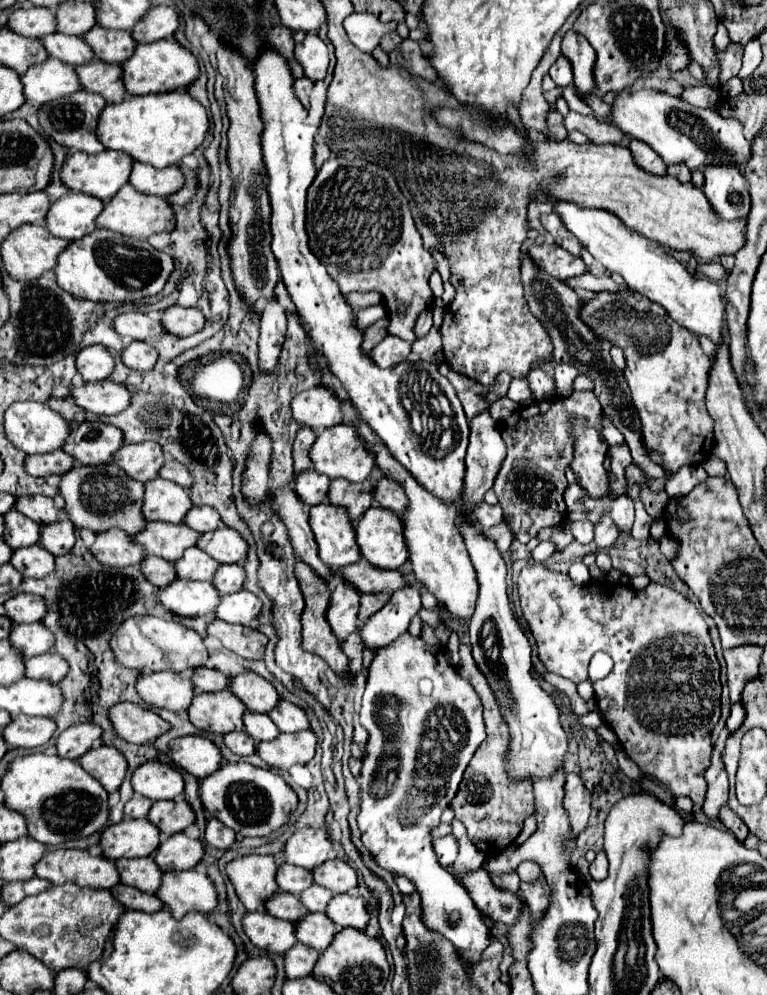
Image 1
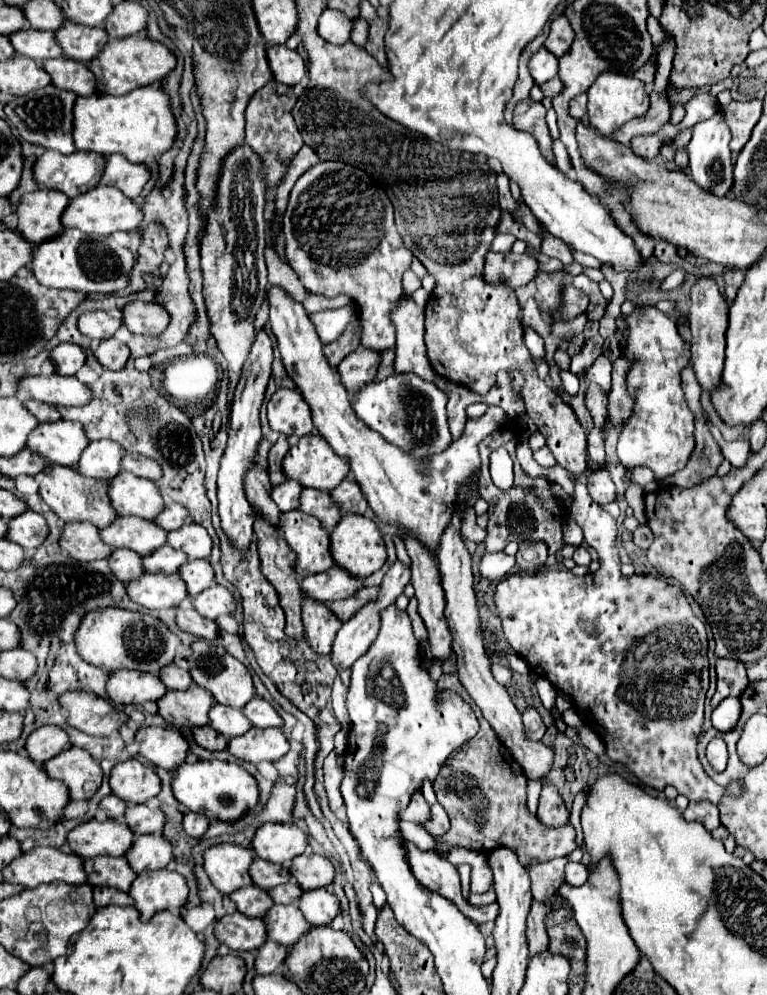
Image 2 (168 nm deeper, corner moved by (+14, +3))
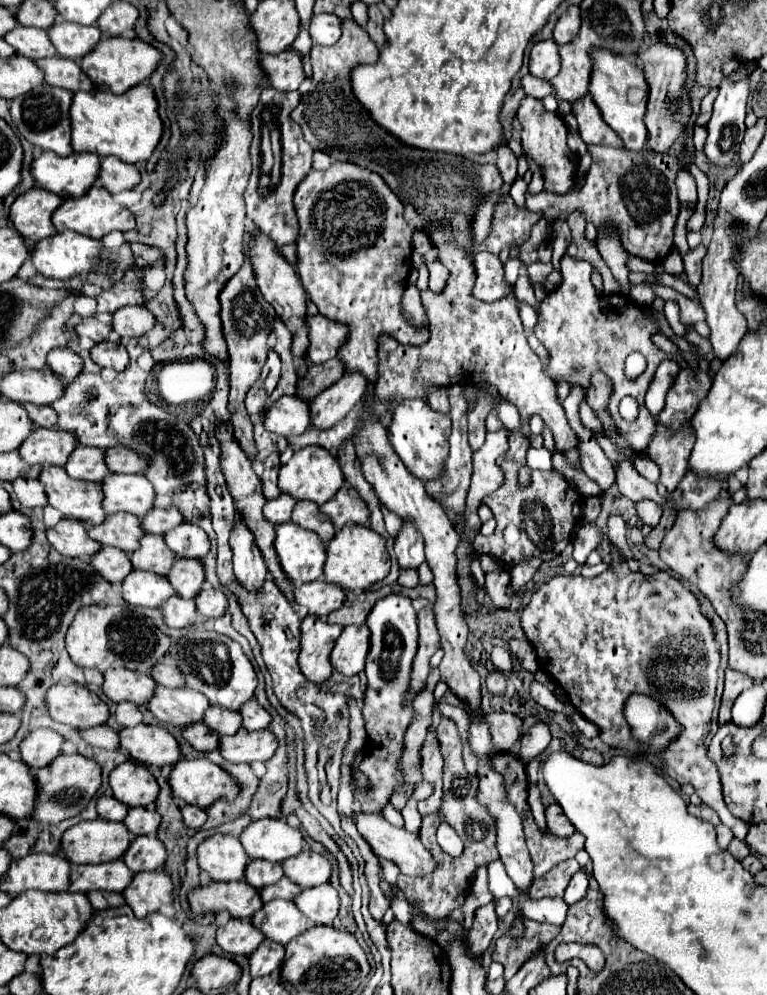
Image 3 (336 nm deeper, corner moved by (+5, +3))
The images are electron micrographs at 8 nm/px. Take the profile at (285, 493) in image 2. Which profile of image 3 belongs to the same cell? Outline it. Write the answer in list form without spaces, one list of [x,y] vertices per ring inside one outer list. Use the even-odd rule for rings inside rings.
[[[281,495],[279,499],[265,503],[263,517],[273,525],[281,525],[281,523],[287,523],[291,519],[293,507],[295,507],[295,499],[287,499],[287,495]]]

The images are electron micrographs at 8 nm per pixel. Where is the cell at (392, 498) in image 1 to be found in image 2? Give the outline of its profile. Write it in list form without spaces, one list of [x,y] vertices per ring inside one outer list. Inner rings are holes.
[[[344,479],[338,487],[330,491],[332,499],[342,507],[342,513],[358,513],[364,515],[368,511],[366,495],[362,493],[360,485],[354,479]]]

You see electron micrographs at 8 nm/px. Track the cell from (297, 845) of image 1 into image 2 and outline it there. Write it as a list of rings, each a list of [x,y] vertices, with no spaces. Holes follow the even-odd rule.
[[[264,823],[252,841],[256,857],[288,865],[308,847],[308,835],[294,823]]]

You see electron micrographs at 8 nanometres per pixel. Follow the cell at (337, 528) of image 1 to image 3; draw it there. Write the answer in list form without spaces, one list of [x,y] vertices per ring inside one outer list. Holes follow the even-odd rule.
[[[283,523],[277,527],[275,551],[279,565],[291,583],[309,583],[323,575],[325,545],[309,531],[295,527],[295,523]]]

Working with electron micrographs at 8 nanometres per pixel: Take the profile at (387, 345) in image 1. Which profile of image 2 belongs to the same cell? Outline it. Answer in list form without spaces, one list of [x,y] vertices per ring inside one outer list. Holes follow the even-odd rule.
[[[364,345],[354,349],[338,365],[338,373],[340,373],[342,383],[348,389],[348,393],[354,393],[358,387],[372,381],[376,377],[376,373],[378,373],[380,361],[382,361],[382,355],[376,349],[368,349]]]

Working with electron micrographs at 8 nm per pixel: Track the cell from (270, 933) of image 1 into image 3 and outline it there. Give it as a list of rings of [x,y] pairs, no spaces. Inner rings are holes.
[[[229,919],[225,925],[217,927],[217,945],[229,955],[251,955],[255,947],[263,941],[263,935],[251,927],[249,921]]]

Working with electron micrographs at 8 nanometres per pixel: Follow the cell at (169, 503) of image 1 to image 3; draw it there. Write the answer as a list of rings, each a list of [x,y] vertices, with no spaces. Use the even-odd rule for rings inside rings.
[[[109,473],[103,483],[103,509],[105,513],[133,513],[139,519],[153,507],[155,491],[145,475]]]

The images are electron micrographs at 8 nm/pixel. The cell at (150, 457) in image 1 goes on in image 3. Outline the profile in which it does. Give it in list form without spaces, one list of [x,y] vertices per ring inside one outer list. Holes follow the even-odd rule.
[[[75,447],[65,471],[73,479],[87,479],[95,483],[101,483],[103,475],[109,473],[107,465],[103,463],[103,449],[97,447]]]

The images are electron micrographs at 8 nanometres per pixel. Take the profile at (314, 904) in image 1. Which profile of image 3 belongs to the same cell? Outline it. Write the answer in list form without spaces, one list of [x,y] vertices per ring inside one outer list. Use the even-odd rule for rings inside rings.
[[[283,877],[277,883],[259,889],[259,897],[261,897],[261,901],[273,901],[273,899],[287,899],[287,901],[291,901],[299,891],[301,889],[295,887],[295,883],[291,883],[287,877]]]

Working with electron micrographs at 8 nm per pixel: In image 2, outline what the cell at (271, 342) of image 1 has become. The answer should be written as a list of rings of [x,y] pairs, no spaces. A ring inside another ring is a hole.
[[[256,329],[254,343],[250,347],[250,355],[244,363],[242,377],[234,391],[234,401],[230,409],[230,435],[228,435],[228,447],[222,455],[220,471],[218,471],[218,511],[222,519],[222,529],[228,535],[228,539],[240,547],[246,549],[252,541],[252,525],[254,525],[254,511],[246,499],[244,493],[244,475],[254,465],[254,459],[258,455],[258,443],[262,439],[260,431],[260,419],[258,411],[264,399],[264,391],[270,379],[272,367],[272,341],[264,329]]]

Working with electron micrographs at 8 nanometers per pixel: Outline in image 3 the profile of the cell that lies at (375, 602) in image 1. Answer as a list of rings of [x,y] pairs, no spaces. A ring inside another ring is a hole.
[[[347,593],[341,609],[327,617],[327,623],[337,625],[363,625],[369,611],[373,609],[377,597],[373,593]]]

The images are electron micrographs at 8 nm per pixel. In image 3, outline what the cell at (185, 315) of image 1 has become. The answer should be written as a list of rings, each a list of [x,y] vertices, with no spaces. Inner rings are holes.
[[[127,305],[127,307],[117,309],[113,313],[113,321],[111,321],[113,331],[125,339],[139,337],[145,331],[149,331],[153,325],[155,325],[155,321],[151,319],[151,313],[139,305]]]

